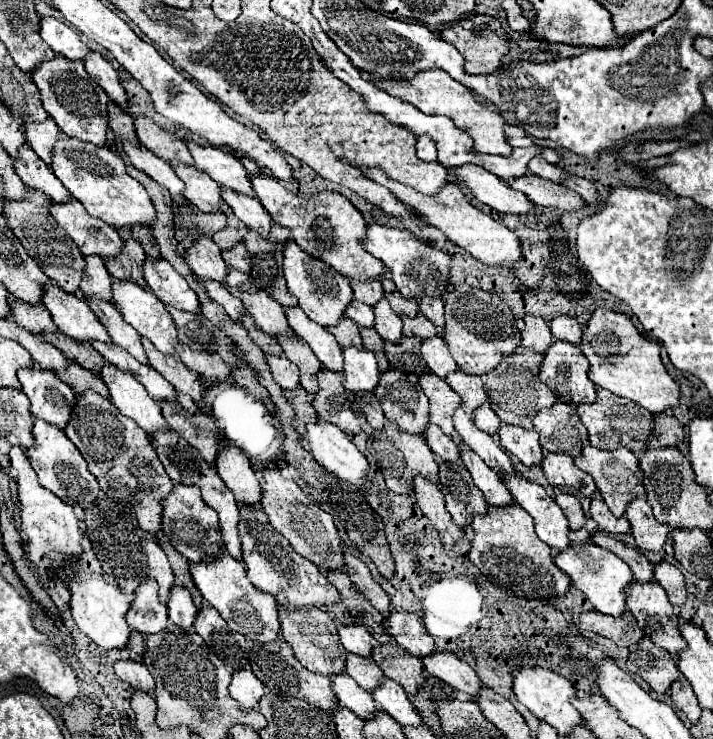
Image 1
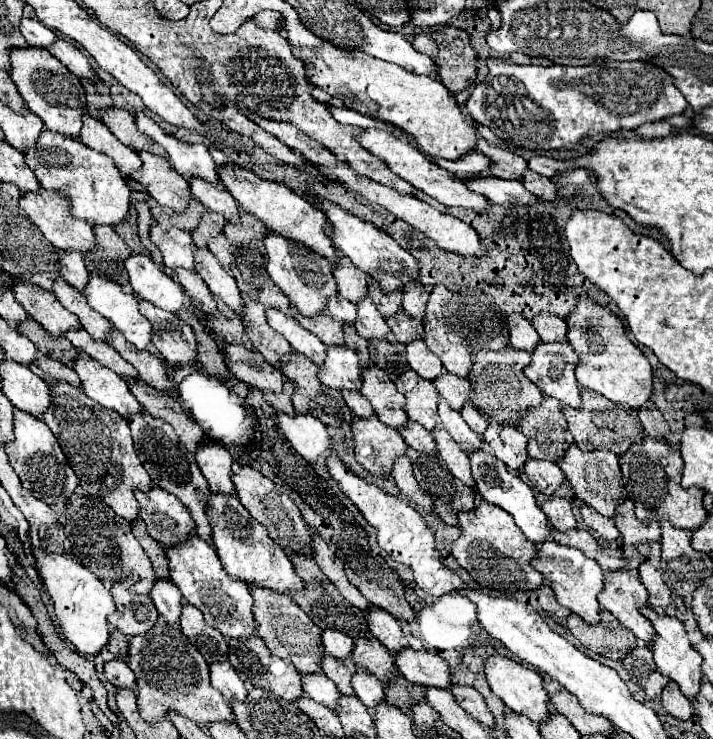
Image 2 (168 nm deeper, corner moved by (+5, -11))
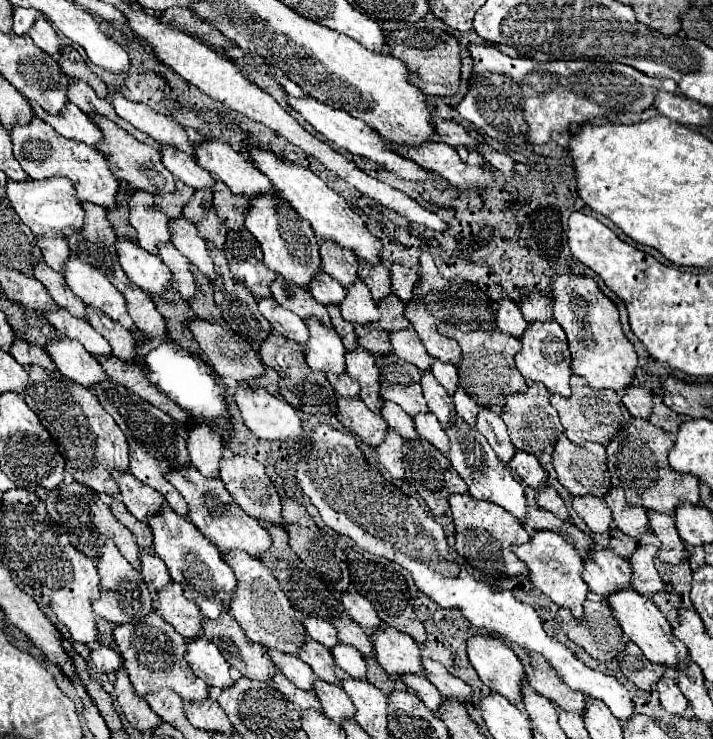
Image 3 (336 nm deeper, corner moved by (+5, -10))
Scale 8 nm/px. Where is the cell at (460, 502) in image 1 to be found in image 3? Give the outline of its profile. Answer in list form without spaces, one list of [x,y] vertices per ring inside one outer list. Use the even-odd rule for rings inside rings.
[[[416,438],[404,442],[404,470],[406,470],[406,480],[418,490],[418,494],[424,498],[428,504],[430,512],[434,516],[444,516],[448,512],[448,498],[452,494],[468,494],[466,482],[460,478],[460,474],[450,466],[450,460],[436,450],[426,438]]]

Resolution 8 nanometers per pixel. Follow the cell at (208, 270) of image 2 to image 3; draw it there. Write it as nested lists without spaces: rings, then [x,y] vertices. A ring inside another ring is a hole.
[[[176,218],[170,220],[170,234],[172,234],[172,244],[210,280],[216,278],[214,272],[214,262],[208,254],[206,242],[198,236],[198,230],[192,222],[186,222],[186,218]]]

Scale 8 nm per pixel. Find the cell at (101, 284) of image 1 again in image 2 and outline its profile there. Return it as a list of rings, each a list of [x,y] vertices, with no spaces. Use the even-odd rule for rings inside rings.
[[[62,251],[60,253],[60,275],[78,291],[86,287],[88,281],[88,269],[84,265],[80,251]]]

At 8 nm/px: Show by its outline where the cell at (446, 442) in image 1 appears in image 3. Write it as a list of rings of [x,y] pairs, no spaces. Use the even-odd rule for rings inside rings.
[[[384,402],[380,414],[388,422],[388,426],[392,430],[396,430],[402,438],[406,438],[406,440],[418,438],[418,432],[416,432],[416,426],[414,426],[412,418],[404,410],[400,410],[400,406],[394,406],[392,402]]]

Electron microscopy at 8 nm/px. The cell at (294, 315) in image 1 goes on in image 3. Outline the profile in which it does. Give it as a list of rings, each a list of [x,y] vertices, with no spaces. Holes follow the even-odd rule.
[[[262,298],[258,300],[258,308],[262,312],[262,316],[268,318],[268,322],[272,324],[272,328],[298,342],[298,344],[306,344],[310,334],[308,334],[308,326],[306,322],[302,322],[302,318],[298,318],[296,314],[290,314],[288,310],[282,310],[282,306],[278,306],[278,302],[274,298]]]

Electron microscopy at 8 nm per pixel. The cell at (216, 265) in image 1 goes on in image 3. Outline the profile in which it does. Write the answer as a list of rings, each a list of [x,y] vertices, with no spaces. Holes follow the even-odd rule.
[[[136,190],[128,202],[130,224],[138,234],[138,244],[150,254],[158,254],[158,244],[170,242],[168,218],[154,206],[154,196]]]

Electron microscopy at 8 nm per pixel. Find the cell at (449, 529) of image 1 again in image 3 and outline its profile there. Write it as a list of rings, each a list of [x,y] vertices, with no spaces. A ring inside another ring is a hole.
[[[388,430],[386,440],[382,442],[382,446],[376,448],[378,454],[378,462],[392,474],[392,478],[396,478],[398,482],[404,482],[404,466],[402,466],[402,444],[404,438],[398,436],[394,430]]]

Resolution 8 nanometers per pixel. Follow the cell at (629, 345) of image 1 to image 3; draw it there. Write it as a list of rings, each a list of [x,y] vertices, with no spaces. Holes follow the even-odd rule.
[[[560,274],[552,282],[554,320],[564,328],[572,352],[572,372],[586,378],[594,390],[626,390],[638,368],[638,354],[622,332],[616,304],[606,298],[598,284],[586,276]]]

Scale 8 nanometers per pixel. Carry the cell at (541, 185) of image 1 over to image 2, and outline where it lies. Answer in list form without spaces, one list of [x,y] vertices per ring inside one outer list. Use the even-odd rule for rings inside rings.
[[[472,177],[466,179],[466,187],[498,205],[532,205],[538,201],[538,197],[532,195],[520,181],[506,181],[498,177]]]

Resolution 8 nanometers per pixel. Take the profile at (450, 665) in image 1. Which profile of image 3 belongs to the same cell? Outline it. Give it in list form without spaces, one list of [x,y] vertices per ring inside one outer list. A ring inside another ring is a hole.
[[[382,628],[372,634],[378,664],[390,674],[424,674],[418,644],[394,628]]]

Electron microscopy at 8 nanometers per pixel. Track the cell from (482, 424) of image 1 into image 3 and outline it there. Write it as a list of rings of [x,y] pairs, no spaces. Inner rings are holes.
[[[458,388],[452,398],[454,398],[456,414],[458,414],[462,420],[466,420],[470,426],[474,426],[476,416],[478,416],[478,404],[476,404],[462,388]]]

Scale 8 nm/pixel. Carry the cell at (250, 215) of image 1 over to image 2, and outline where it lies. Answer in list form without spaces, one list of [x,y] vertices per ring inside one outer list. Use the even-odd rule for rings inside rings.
[[[188,179],[190,181],[190,191],[194,197],[198,197],[198,201],[210,209],[210,211],[216,211],[220,215],[224,215],[226,221],[232,221],[232,223],[240,223],[240,217],[238,217],[238,209],[240,205],[234,201],[234,197],[222,189],[222,187],[214,187],[212,183],[206,183],[204,179]]]

